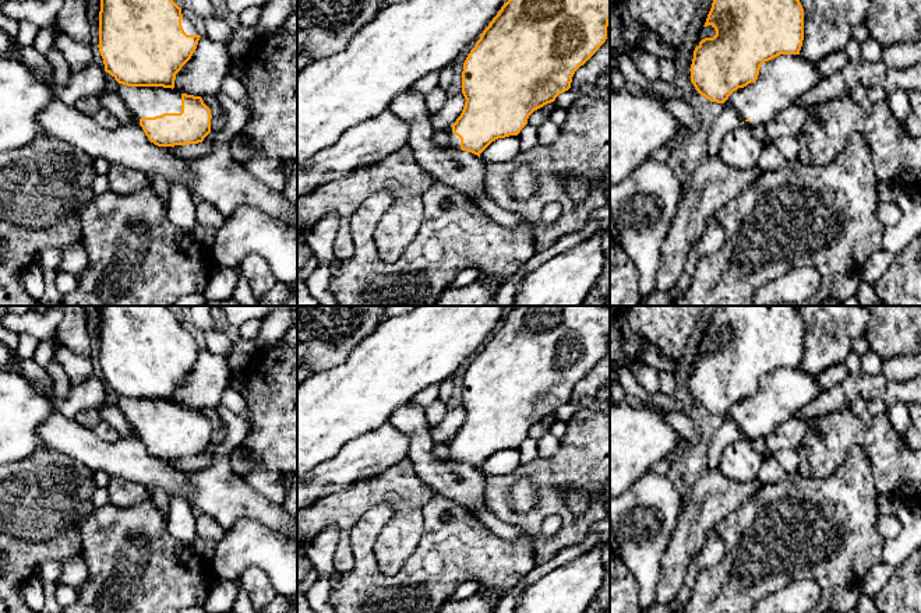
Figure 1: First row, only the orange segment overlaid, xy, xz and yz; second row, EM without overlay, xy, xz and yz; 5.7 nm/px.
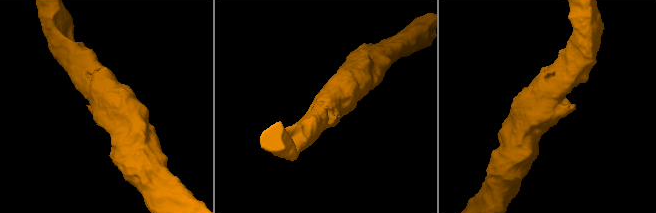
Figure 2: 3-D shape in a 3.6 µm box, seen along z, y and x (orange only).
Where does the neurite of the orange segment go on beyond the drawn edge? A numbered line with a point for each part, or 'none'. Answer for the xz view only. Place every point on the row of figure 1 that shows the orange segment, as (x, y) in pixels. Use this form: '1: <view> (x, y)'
1: xz (454, 140)

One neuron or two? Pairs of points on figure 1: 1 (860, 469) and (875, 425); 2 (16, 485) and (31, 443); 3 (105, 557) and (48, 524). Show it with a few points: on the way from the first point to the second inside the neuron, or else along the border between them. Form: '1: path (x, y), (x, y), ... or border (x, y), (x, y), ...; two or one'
1: border (851, 447), (858, 447), (868, 458), (875, 485); two
2: border (43, 447), (14, 464); two
3: border (91, 513), (81, 527), (80, 550); two

